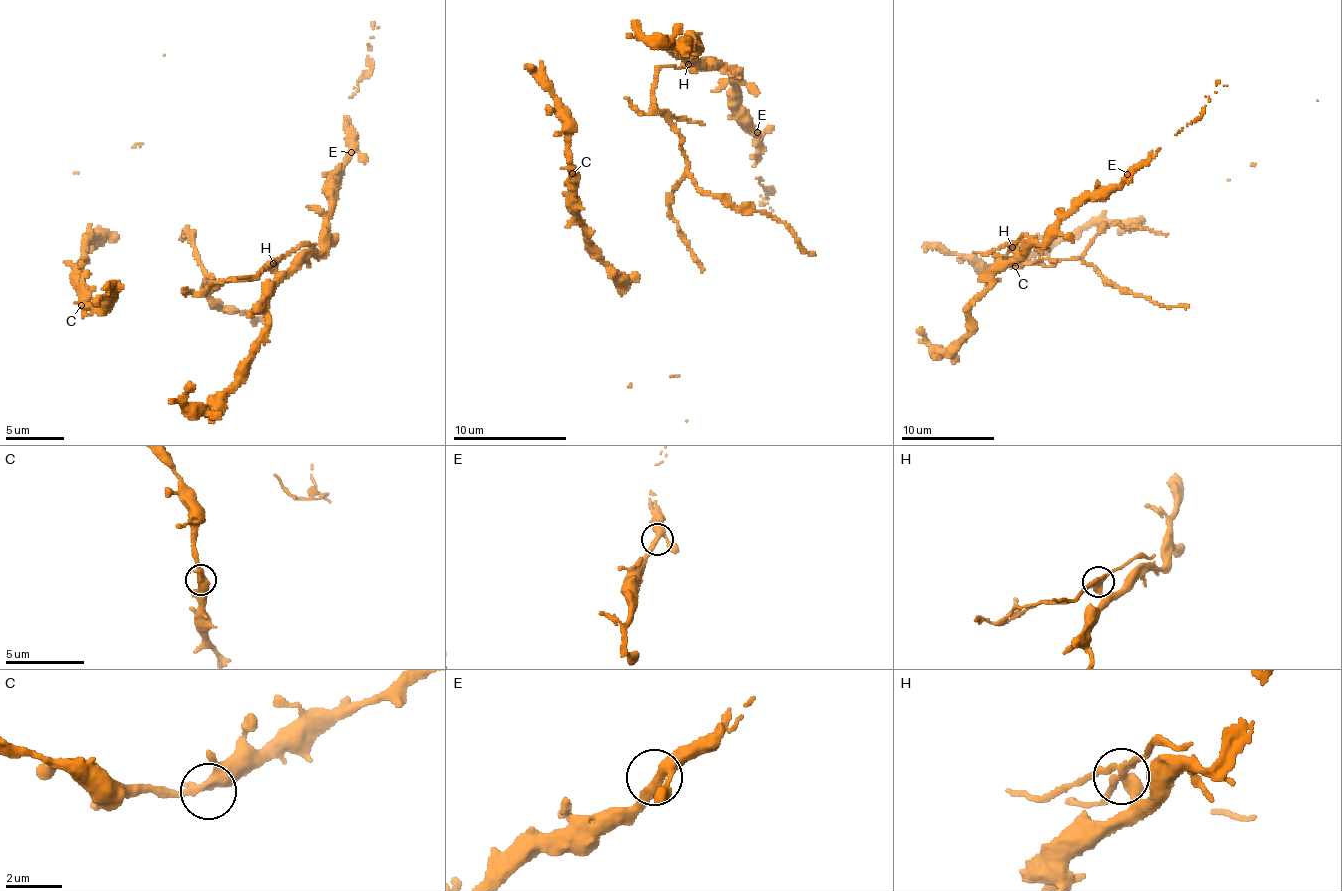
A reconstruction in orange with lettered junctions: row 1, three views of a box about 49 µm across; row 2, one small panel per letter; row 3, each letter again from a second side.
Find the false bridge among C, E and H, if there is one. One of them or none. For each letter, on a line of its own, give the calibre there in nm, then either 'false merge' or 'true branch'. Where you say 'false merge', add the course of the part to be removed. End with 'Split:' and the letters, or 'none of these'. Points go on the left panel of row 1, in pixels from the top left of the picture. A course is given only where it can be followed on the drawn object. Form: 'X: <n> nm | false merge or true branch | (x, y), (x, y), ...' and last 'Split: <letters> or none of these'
C: 340 nm | true branch
E: 320 nm | true branch
H: 320 nm | false merge | (274, 264), (213, 289), (212, 278), (203, 282), (222, 310), (246, 311), (252, 323), (264, 317)
Split: H

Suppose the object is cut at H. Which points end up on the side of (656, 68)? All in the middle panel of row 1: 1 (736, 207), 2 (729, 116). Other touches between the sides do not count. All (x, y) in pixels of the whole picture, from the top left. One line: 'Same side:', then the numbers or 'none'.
Same side: 1

